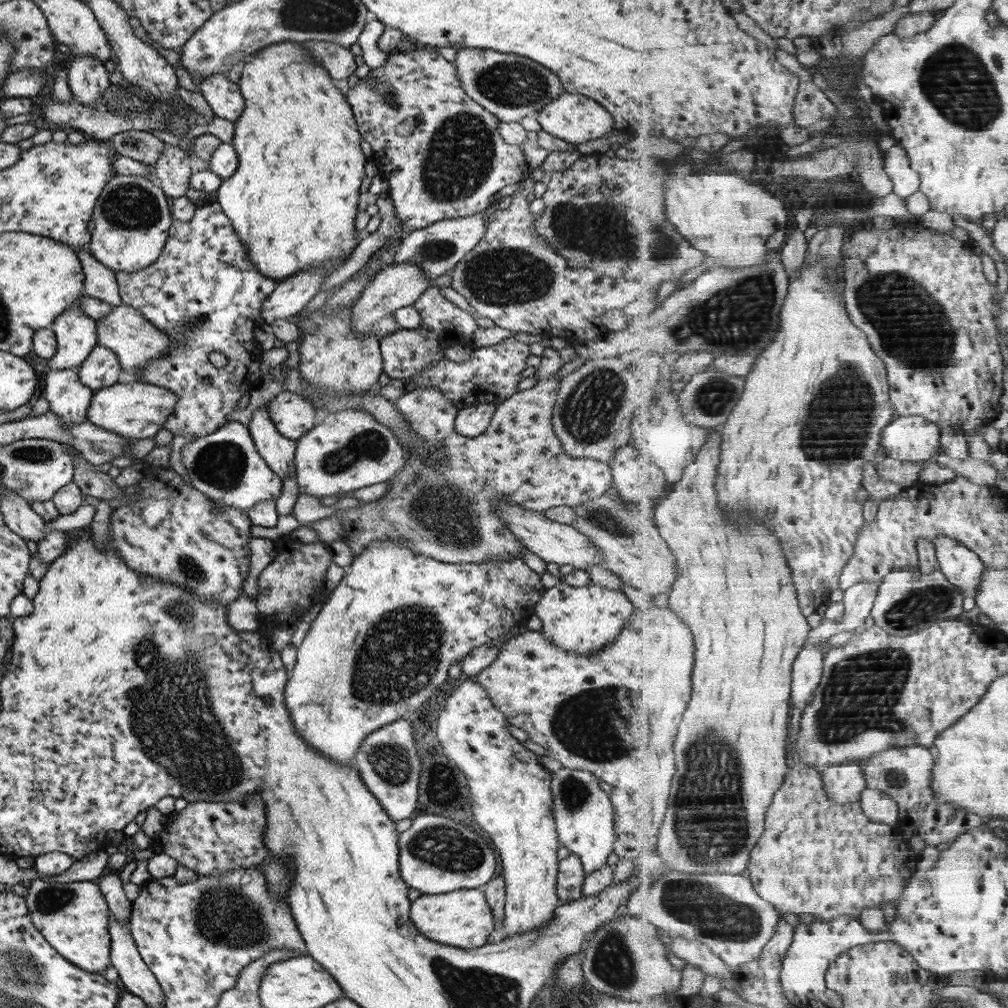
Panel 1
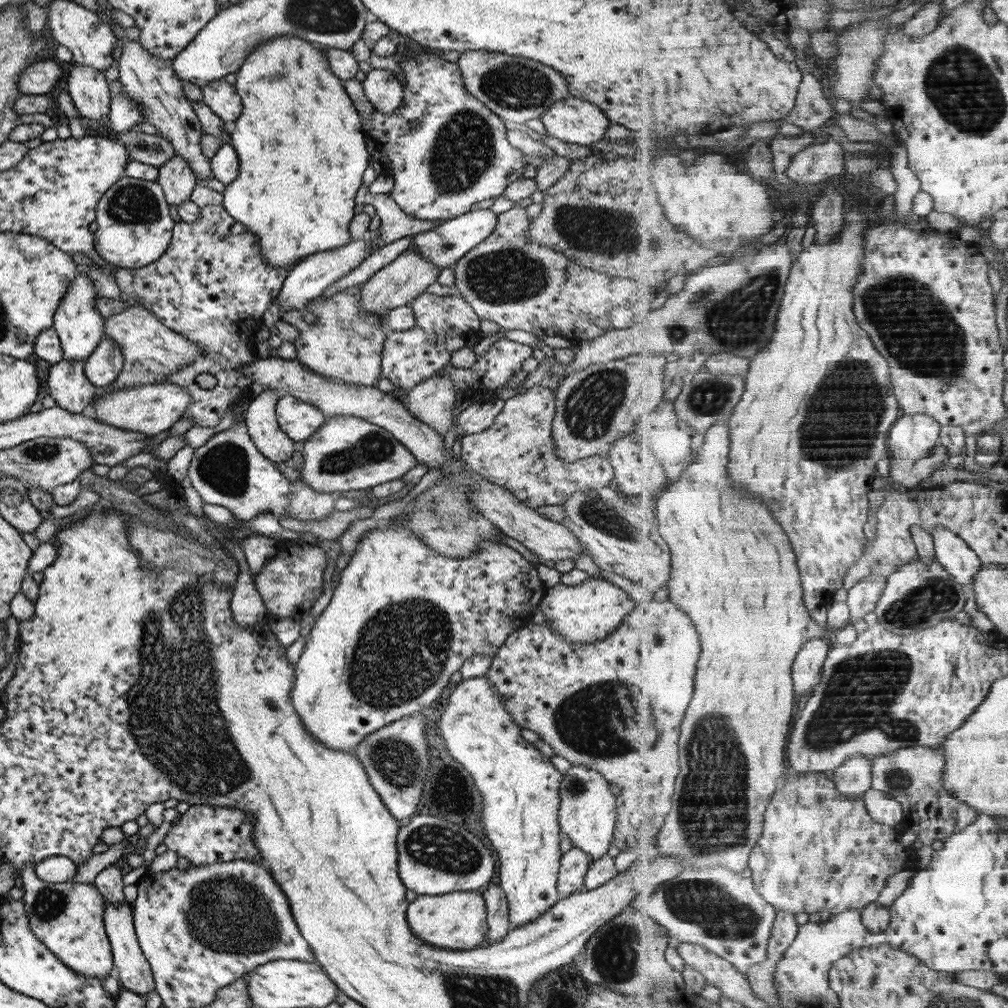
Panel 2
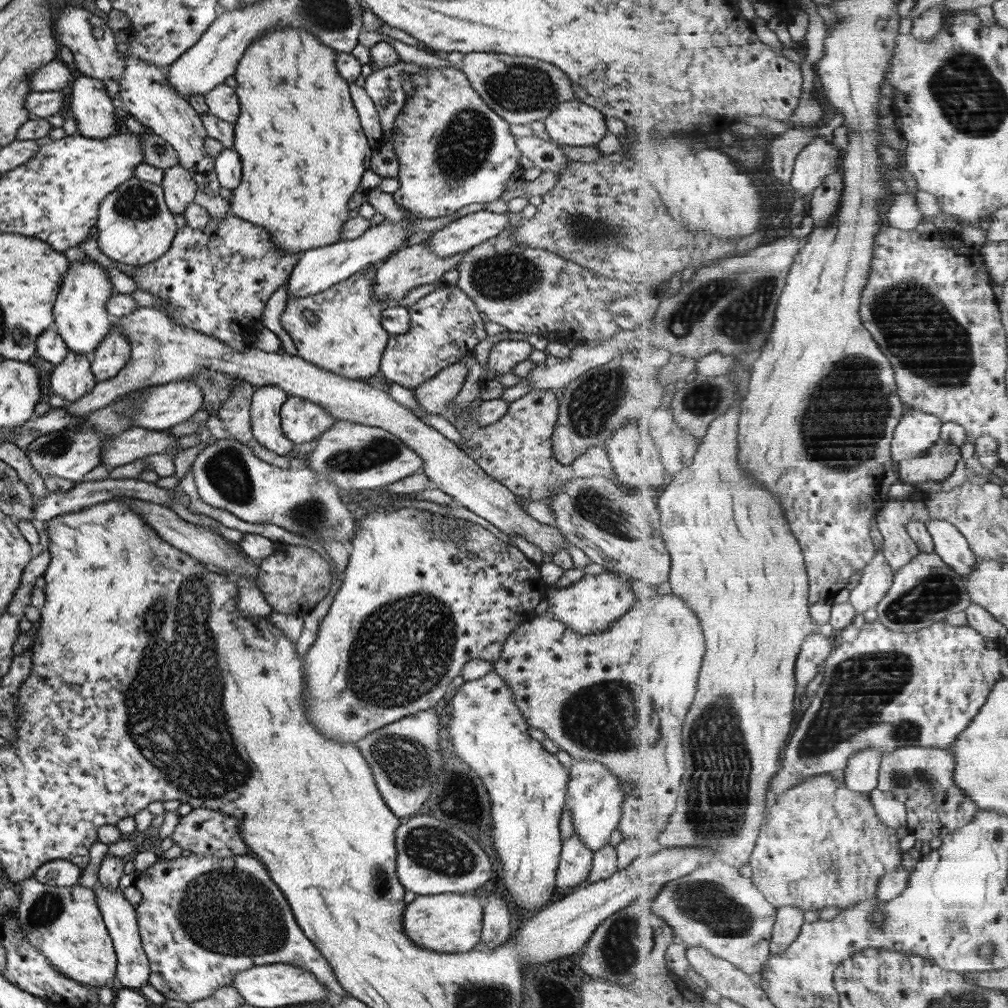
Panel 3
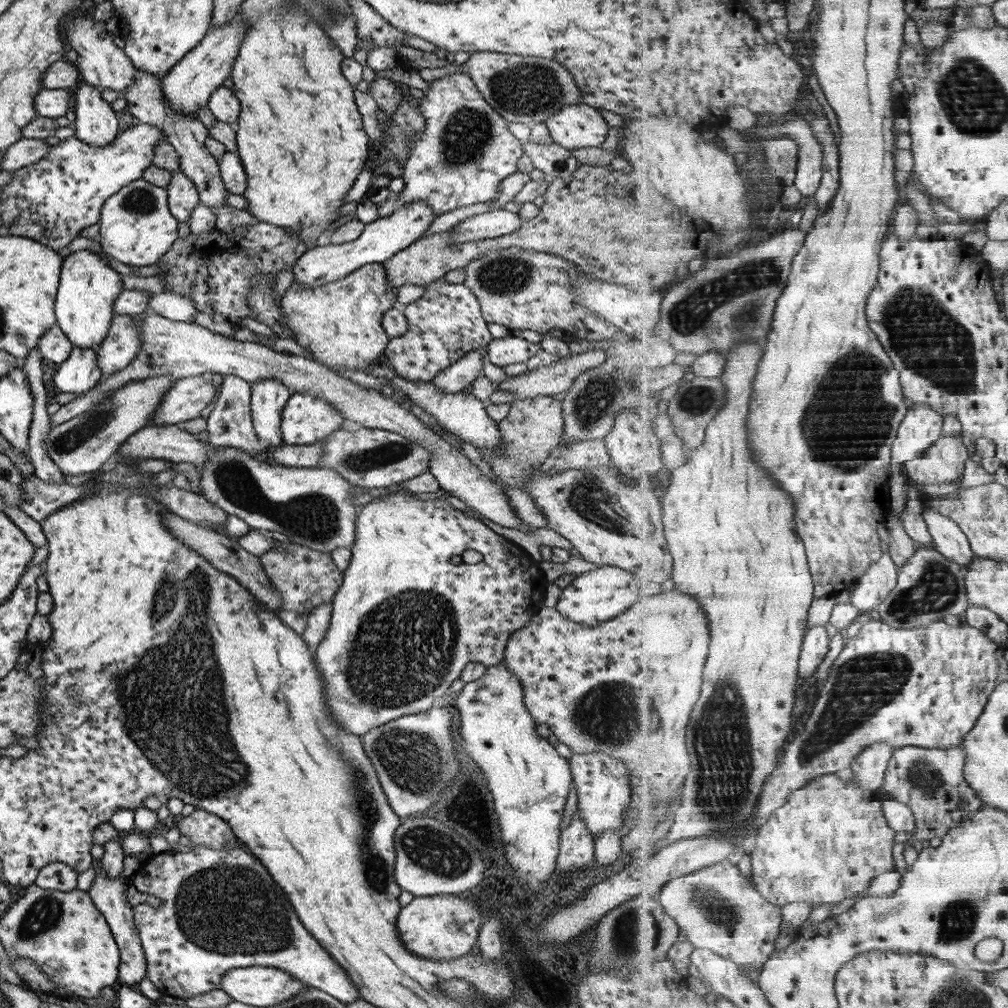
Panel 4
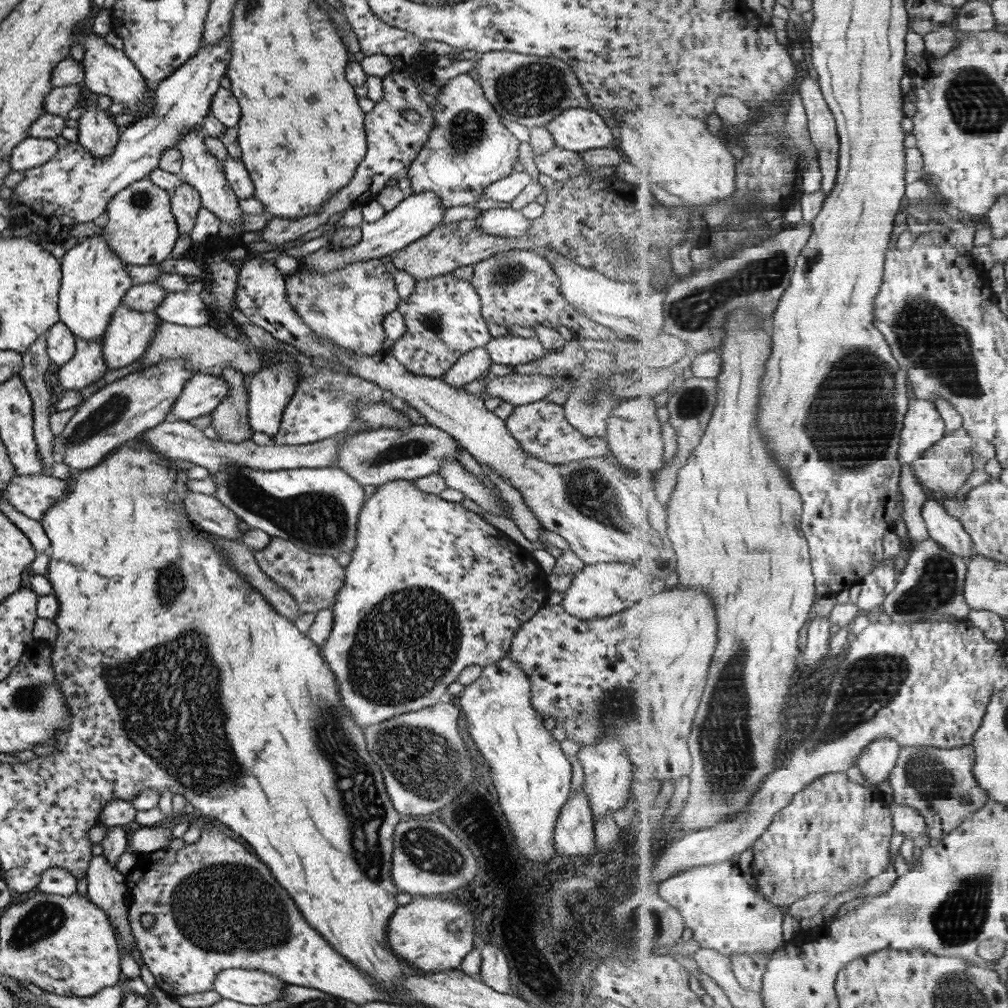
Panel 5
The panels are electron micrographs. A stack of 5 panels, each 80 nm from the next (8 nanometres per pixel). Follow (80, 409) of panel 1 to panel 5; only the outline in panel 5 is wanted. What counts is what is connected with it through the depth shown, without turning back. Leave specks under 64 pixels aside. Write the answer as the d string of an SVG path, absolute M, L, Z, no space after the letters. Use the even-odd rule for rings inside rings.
M75 339L74 353L57 371L57 382L64 390L80 390L103 377L102 339Z

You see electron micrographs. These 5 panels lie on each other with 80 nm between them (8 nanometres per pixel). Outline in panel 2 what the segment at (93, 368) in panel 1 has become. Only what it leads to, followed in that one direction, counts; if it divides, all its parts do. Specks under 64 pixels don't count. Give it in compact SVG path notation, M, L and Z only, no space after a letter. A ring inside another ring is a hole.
M103 337L83 362L83 374L97 389L107 388L123 370L122 363L122 352L118 344Z

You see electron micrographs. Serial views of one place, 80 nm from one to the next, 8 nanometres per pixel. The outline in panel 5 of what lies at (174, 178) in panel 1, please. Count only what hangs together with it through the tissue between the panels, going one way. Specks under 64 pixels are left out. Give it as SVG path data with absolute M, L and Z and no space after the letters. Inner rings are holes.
M182 182L170 193L170 211L174 216L179 234L190 234L197 211L200 209L200 198L191 185Z

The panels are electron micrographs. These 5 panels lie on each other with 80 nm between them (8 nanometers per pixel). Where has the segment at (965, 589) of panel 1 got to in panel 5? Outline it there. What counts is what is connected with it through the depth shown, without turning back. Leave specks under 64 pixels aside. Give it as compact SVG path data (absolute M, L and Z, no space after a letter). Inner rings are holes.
M930 495L922 515L927 523L931 539L936 540L946 551L958 554L964 559L971 559L973 556L971 548L975 542L959 517L954 517L947 512L943 504L939 504L939 500Z

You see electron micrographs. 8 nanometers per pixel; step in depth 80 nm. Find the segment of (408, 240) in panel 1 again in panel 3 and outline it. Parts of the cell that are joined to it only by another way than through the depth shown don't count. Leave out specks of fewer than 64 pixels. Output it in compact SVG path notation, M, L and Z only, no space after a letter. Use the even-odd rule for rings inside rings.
M481 209L444 225L423 243L437 256L450 257L506 231L508 221L507 212L498 214Z

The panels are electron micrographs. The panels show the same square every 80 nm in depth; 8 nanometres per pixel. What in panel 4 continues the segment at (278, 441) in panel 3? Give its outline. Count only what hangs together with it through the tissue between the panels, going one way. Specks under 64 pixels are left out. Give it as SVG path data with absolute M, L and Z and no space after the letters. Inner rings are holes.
M261 380L250 384L250 421L256 437L267 446L282 445L280 414L290 392L279 380Z

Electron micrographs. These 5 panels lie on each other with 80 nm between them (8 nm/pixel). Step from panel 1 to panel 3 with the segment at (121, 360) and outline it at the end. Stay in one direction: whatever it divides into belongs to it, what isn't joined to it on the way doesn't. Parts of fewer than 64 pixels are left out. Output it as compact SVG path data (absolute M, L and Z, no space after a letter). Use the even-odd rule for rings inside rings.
M138 306L133 312L112 320L112 326L117 327L128 340L130 355L127 363L112 379L96 382L90 393L77 402L66 404L64 409L70 414L83 415L87 410L101 409L116 401L119 396L125 396L131 391L145 390L156 385L179 381L201 369L235 376L254 388L275 386L283 390L287 396L297 396L319 405L338 420L347 420L389 432L422 458L424 463L421 471L428 476L433 487L451 496L453 504L481 516L483 520L487 520L489 524L493 524L505 534L522 536L542 553L557 556L557 552L561 549L567 551L562 544L566 538L558 531L558 528L539 523L529 517L525 511L521 510L518 498L509 492L506 486L485 474L455 443L441 436L431 426L424 424L409 409L397 404L382 390L375 390L361 381L335 376L334 373L315 368L315 365L307 363L299 355L288 355L281 351L265 352L251 344L242 351L236 351L224 342L173 323L158 309Z

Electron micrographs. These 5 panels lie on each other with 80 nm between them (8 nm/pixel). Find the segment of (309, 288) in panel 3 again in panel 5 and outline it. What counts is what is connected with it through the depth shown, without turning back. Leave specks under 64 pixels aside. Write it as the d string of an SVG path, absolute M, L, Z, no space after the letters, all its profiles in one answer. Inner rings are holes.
M433 191L411 193L403 197L395 208L388 210L379 220L363 223L361 238L353 246L342 247L340 250L327 249L327 246L320 247L312 253L308 253L299 260L299 265L307 271L319 271L328 273L342 269L345 265L364 261L367 259L379 259L387 257L391 252L397 252L411 244L414 240L425 236L440 224L445 212L444 206L440 203L440 198Z

